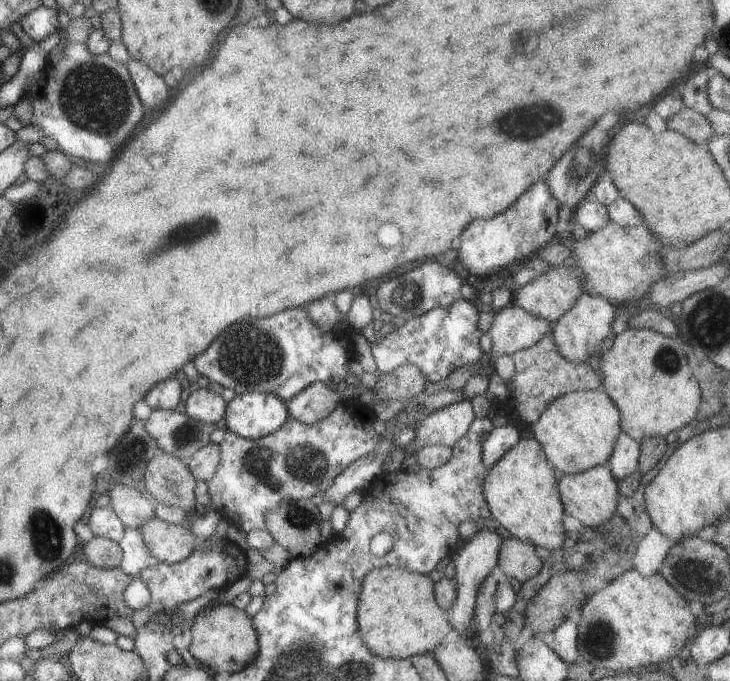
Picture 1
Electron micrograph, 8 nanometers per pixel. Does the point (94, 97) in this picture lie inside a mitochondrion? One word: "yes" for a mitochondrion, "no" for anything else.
yes

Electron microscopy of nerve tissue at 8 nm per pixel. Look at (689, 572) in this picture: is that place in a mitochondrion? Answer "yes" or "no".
yes

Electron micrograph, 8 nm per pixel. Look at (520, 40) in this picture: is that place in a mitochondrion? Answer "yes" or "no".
no

